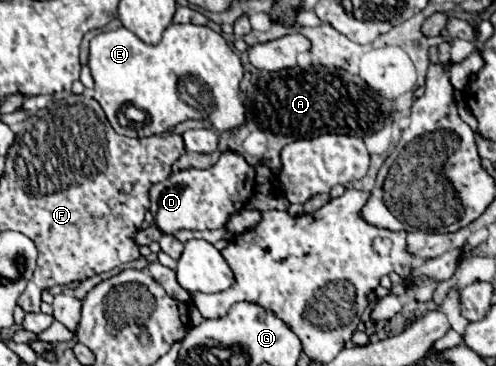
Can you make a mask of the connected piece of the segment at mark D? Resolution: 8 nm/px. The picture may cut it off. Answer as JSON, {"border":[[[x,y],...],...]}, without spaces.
{"border":[[[225,150],[211,168],[179,170],[169,174],[163,182],[157,182],[151,188],[151,214],[165,234],[175,234],[177,230],[215,230],[223,228],[227,220],[247,204],[253,192],[253,166],[247,164],[239,152]]]}

